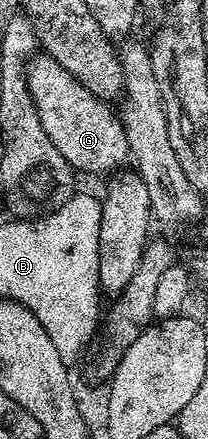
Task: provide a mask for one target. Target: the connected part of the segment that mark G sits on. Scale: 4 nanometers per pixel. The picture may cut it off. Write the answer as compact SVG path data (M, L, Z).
M35 55L25 62L24 72L26 74L26 86L32 95L32 103L36 107L36 115L40 115L40 127L44 127L44 135L48 135L48 139L52 139L52 147L56 147L56 151L60 151L60 155L64 155L64 159L70 168L82 173L106 173L110 175L115 172L116 167L122 167L127 164L130 157L130 148L128 147L128 139L124 135L124 127L122 126L122 118L117 112L114 113L107 102L102 101L99 97L94 97L86 87L84 87L76 79L72 79L72 75L68 75L68 71L64 71L64 67L60 67L60 63L56 63L56 59L45 55Z

